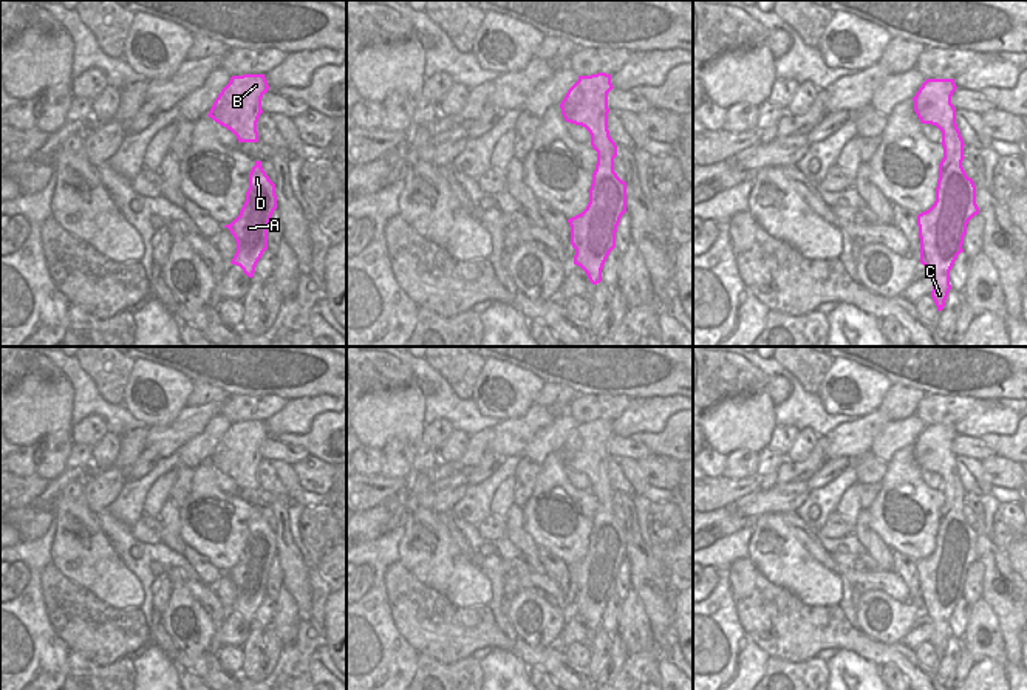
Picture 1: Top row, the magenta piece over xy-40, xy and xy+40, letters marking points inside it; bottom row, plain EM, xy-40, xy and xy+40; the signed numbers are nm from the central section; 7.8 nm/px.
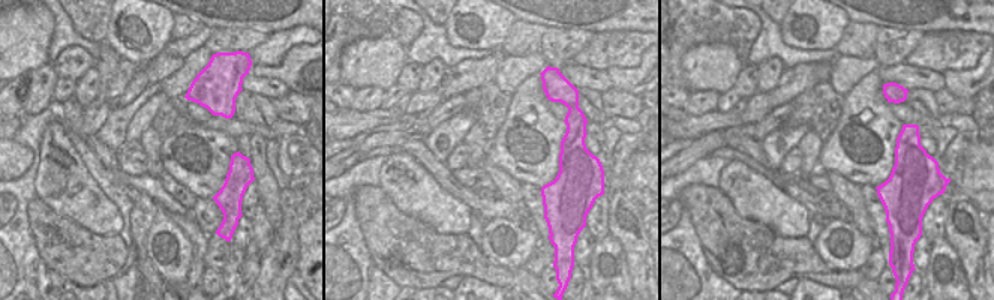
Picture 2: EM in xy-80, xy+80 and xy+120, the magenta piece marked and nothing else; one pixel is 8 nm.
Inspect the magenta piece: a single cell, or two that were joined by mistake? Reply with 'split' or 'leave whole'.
leave whole

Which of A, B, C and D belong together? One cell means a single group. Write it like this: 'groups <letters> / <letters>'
groups A B C D

